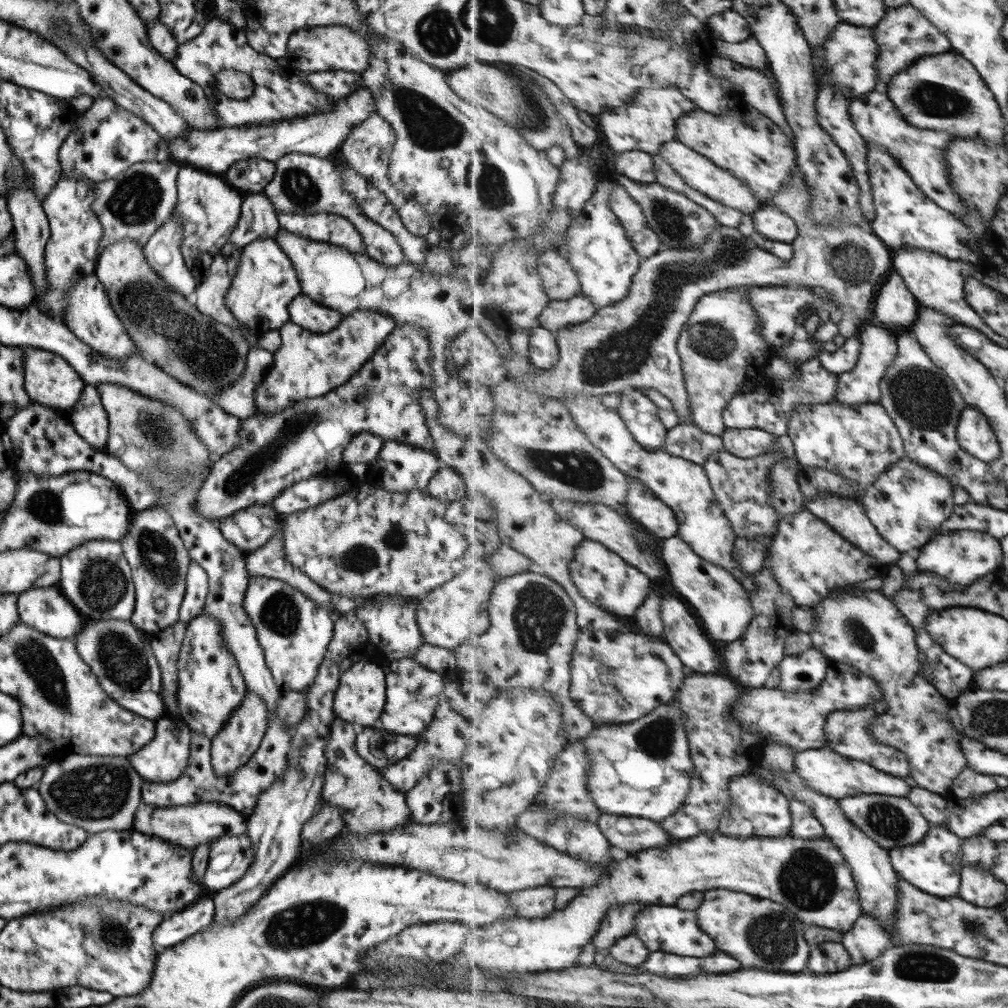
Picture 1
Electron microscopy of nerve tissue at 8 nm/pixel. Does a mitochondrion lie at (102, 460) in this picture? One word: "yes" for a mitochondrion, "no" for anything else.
no

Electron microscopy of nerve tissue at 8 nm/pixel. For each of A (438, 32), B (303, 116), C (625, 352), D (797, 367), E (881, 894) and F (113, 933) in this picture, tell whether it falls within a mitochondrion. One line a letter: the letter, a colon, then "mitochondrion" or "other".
A: mitochondrion
B: other
C: mitochondrion
D: other
E: other
F: mitochondrion

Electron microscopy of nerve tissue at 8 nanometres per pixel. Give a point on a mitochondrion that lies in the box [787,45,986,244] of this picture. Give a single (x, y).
(925, 100)

